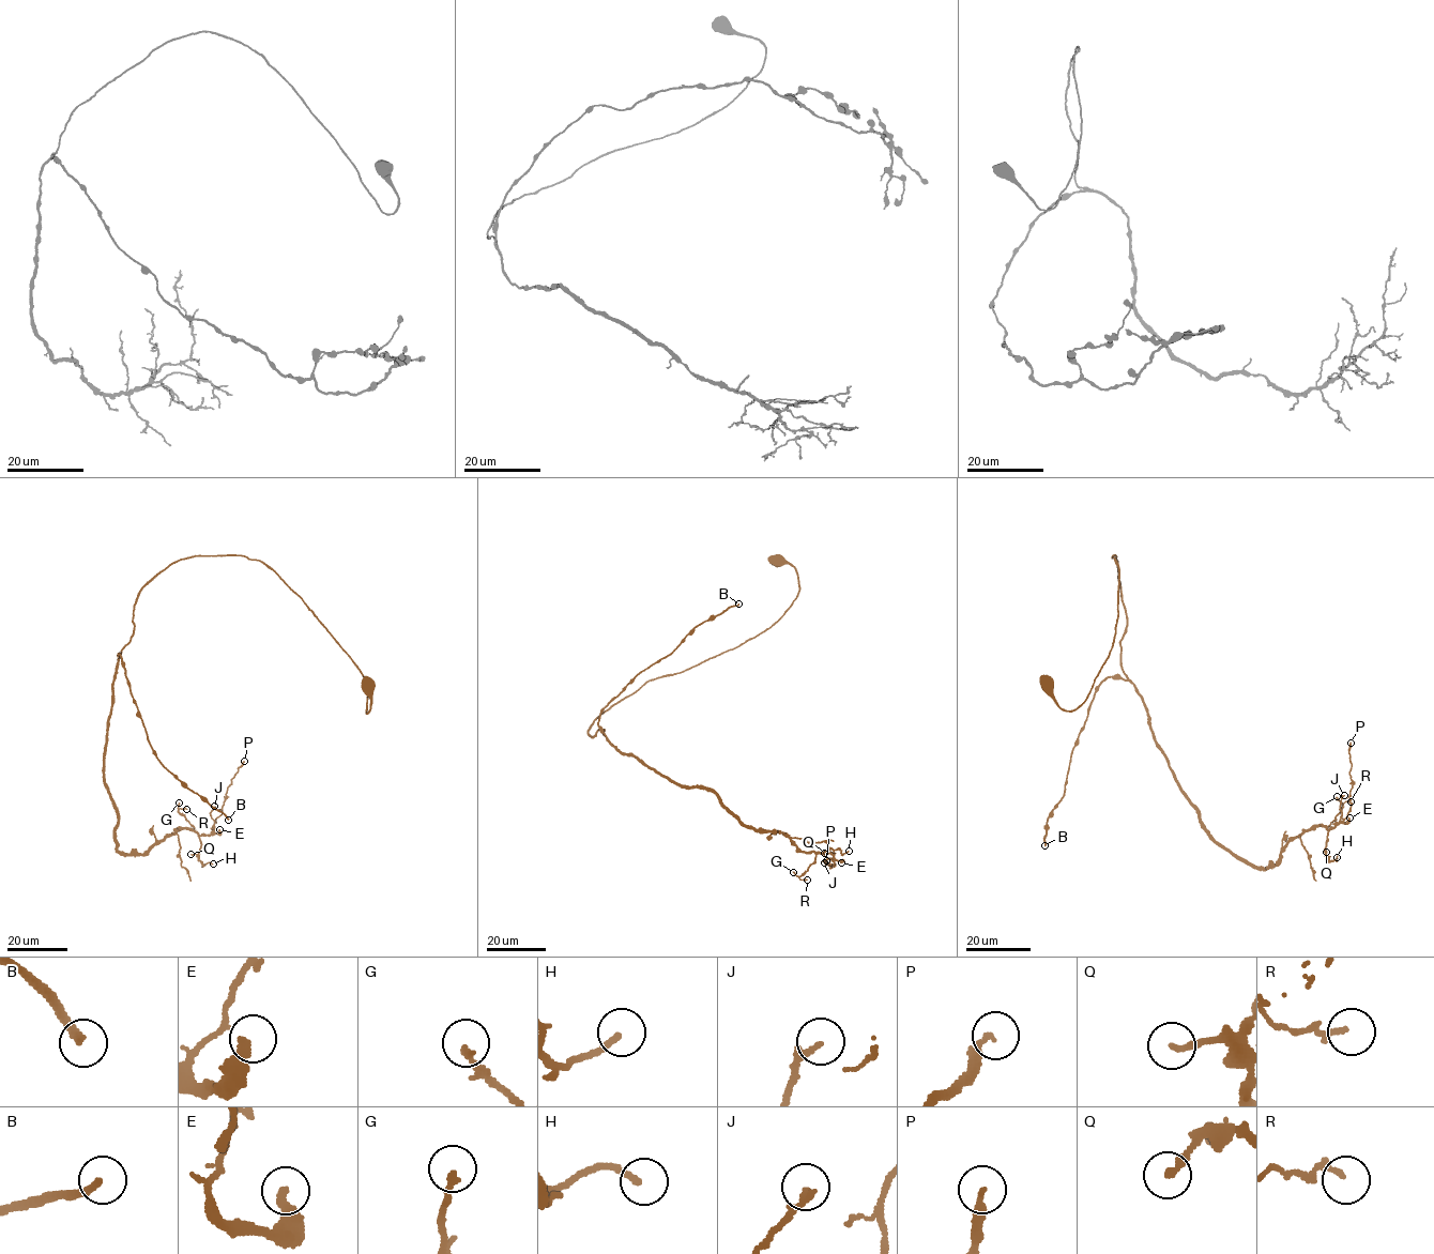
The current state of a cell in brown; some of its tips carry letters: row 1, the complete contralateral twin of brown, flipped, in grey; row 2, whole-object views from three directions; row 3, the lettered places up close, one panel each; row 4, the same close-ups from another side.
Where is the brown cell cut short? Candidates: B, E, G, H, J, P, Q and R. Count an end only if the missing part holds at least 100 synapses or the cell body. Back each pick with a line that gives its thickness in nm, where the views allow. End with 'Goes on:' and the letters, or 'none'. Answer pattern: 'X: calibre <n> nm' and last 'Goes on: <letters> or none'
B: calibre 240 nm
Goes on: B

